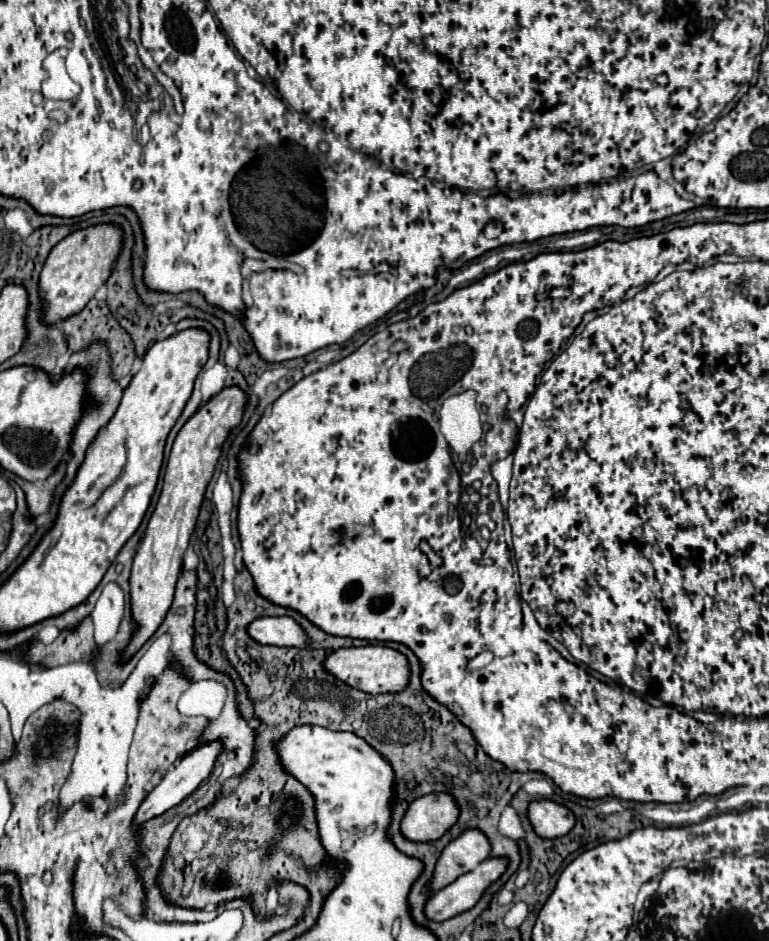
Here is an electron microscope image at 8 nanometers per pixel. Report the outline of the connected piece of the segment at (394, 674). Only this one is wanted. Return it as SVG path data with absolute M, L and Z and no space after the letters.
M367 644L367 646L361 646L361 648L341 648L341 650L335 650L335 652L331 652L325 658L323 668L329 674L333 674L335 678L339 678L341 682L349 684L351 688L363 690L367 694L401 692L409 684L409 664L407 664L407 658L401 652L391 650L387 646L379 646L379 644Z

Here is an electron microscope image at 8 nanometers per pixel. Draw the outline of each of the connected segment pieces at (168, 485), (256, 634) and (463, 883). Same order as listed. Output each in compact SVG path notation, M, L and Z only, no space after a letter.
M237 386L221 390L187 420L187 424L181 428L181 432L177 434L173 442L167 468L165 468L159 502L155 506L155 512L147 524L145 536L133 558L129 582L131 582L131 612L133 612L133 622L137 624L137 630L133 632L133 640L127 644L125 656L121 656L121 662L129 662L137 654L137 650L157 632L157 628L161 626L161 620L171 608L177 576L181 574L181 566L183 566L183 554L195 530L205 488L213 476L213 470L221 456L221 446L227 434L241 422L245 402L247 402L247 396Z
M289 616L277 618L257 618L247 626L247 632L253 640L267 646L307 646L305 630Z
M485 858L475 870L461 874L449 886L433 892L425 902L425 916L435 922L443 922L473 908L485 888L493 884L505 872L505 868L505 858Z

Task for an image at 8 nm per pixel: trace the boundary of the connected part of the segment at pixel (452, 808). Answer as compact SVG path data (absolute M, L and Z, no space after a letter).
M427 794L413 800L401 820L401 834L411 842L439 840L459 816L459 808L449 794Z

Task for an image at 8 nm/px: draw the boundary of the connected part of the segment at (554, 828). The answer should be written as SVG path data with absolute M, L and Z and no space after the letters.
M533 800L527 808L529 822L541 838L565 836L575 826L575 816L561 804L551 800Z

